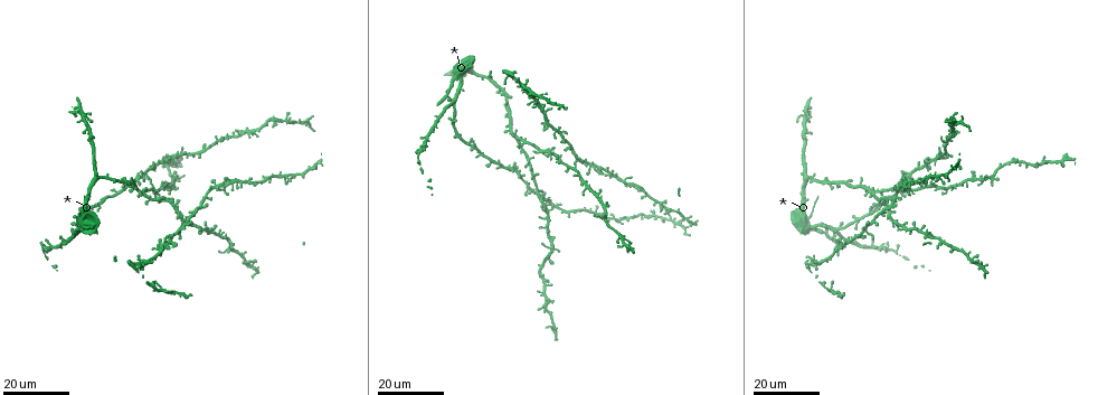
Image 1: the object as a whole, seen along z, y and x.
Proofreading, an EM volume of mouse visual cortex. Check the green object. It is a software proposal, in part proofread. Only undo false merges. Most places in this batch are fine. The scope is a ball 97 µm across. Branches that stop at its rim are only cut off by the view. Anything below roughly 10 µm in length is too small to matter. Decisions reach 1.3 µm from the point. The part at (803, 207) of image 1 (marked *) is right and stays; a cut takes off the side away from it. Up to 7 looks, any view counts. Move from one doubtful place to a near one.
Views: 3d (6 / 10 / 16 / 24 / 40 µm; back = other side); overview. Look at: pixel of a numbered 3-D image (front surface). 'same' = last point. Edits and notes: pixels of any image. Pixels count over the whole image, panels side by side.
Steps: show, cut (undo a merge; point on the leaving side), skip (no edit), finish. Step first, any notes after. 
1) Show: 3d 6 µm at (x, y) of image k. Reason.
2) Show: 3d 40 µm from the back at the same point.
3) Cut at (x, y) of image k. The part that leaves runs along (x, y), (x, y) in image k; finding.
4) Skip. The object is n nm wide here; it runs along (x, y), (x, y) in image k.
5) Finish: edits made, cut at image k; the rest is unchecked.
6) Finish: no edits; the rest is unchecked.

Show: 3d 16 µm at (517, 139) of image 1. Four or more arms meet.

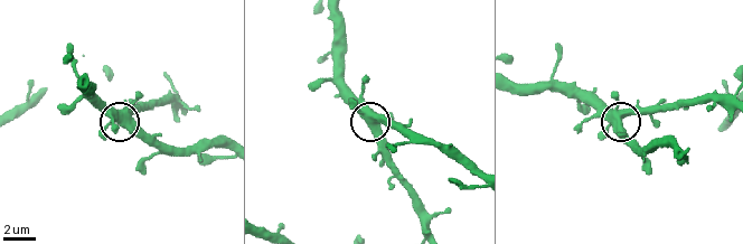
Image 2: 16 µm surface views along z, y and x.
Show: 3d 6 µm at (624, 112) of image 2.

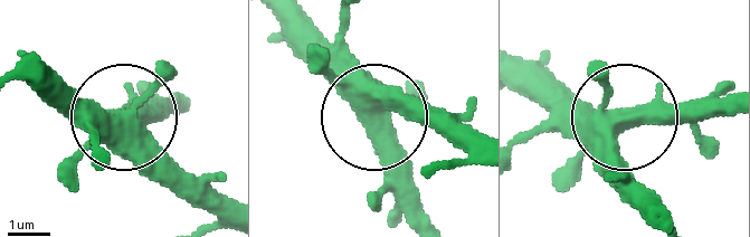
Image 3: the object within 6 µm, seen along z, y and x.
Show: 3d 6 µm from the back at (384, 116) of image 3.

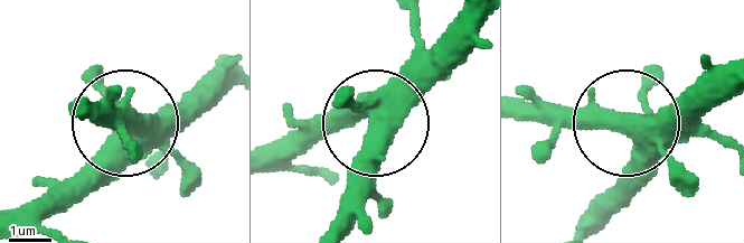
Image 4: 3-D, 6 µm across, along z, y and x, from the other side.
Skip. The side arm is 75 µm long; it runs along (733, 62), (668, 105), (615, 122), (523, 112) in image 4; continuous, no second neuron.

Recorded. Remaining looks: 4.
Show: 3d 16 µm at (653, 214) of image 1. Four-way junction.

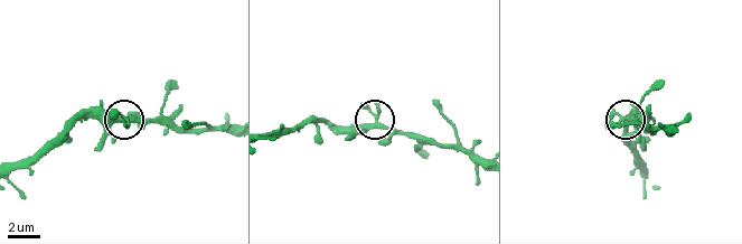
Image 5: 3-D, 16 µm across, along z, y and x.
Show: 3d 6 µm at (629, 119) of image 5.

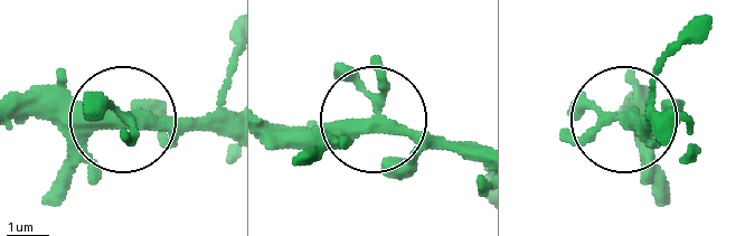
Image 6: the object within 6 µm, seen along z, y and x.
Skip. The object is 300 nm wide here; it runs along (24, 121), (227, 121) in image 6; one neuron here.

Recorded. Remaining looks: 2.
Show: 3d 16 µm at (286, 177) of image 1. Four or more arms meet.

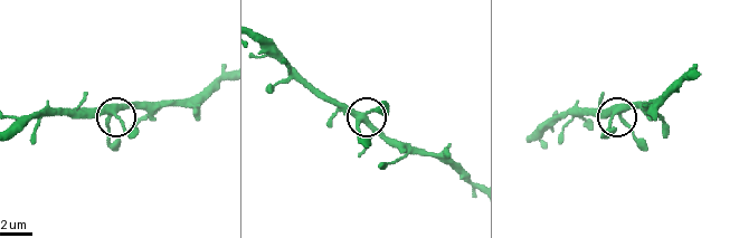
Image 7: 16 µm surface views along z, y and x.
Show: 3d 6 µm at (107, 118) of image 7.

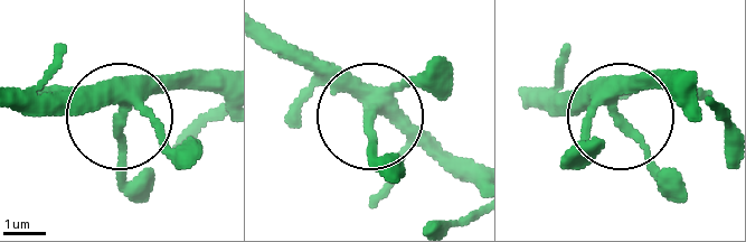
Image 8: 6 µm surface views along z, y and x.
Skip. It runs along (271, 31), (324, 59), (438, 164) in image 8; one neuron here.

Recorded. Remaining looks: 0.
Finish: no edits; the rest is unchecked.

